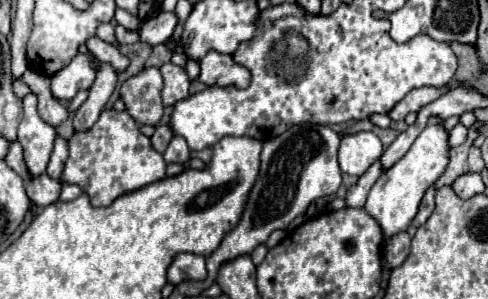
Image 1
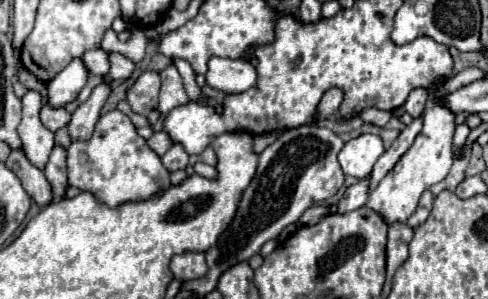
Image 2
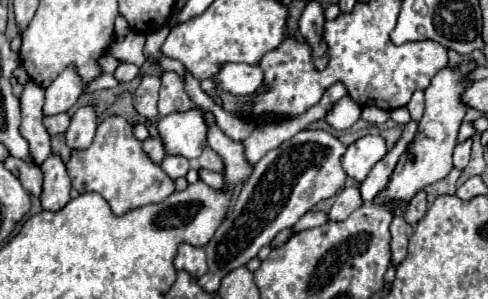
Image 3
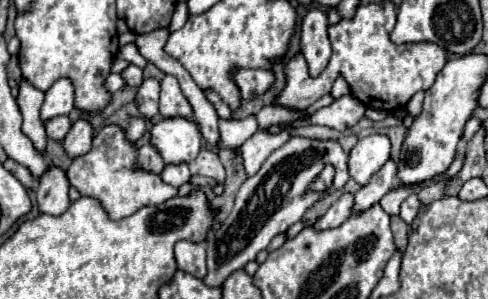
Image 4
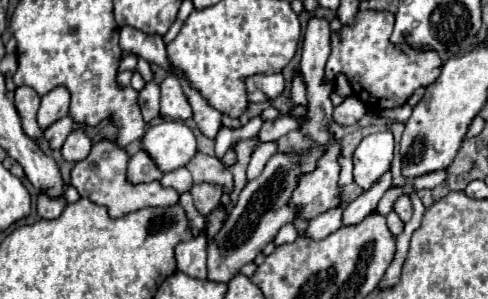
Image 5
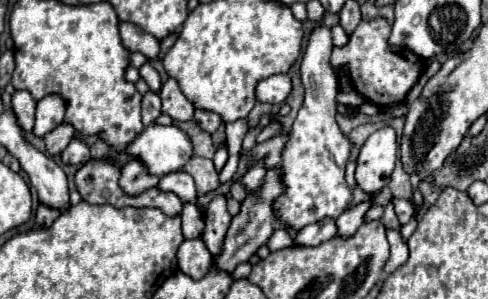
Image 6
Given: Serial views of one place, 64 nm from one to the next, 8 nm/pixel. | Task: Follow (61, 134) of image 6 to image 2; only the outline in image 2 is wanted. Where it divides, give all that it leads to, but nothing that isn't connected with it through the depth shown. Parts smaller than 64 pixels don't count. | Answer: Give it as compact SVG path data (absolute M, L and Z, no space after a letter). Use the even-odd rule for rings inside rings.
M44 102L44 106L42 106L42 112L40 112L40 118L42 118L42 124L48 128L48 130L52 130L52 132L56 132L56 130L60 130L60 128L64 128L68 122L70 122L70 112L66 112L64 108L48 108L48 104Z

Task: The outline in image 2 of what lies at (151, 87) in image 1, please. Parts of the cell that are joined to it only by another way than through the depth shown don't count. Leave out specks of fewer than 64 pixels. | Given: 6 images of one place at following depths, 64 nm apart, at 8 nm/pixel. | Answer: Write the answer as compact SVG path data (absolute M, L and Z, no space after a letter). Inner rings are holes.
M146 70L128 90L128 104L132 106L134 112L146 116L150 124L154 124L160 116L158 92L160 92L160 74L154 70Z

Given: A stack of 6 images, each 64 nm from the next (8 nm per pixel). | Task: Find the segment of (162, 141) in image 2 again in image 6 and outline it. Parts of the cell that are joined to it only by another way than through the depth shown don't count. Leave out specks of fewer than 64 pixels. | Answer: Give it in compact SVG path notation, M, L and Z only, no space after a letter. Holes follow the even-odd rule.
M130 160L120 174L120 188L124 190L124 194L128 196L138 196L142 192L146 192L148 188L158 186L158 176L148 176L148 172L144 172L144 164L140 164L138 160Z

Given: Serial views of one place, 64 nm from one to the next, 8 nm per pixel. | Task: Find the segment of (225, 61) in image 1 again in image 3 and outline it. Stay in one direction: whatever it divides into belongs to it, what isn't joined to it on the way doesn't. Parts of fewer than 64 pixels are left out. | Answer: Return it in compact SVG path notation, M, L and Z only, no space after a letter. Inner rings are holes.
M224 64L214 78L216 86L236 96L250 96L264 84L264 72L260 66L250 64Z

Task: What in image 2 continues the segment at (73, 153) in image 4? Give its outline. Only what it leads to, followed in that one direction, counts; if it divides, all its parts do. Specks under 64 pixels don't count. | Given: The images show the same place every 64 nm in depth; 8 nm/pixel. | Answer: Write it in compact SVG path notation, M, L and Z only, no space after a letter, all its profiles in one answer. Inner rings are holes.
M106 78L104 84L96 86L92 96L78 106L78 110L72 114L72 120L68 124L68 134L70 134L70 140L76 142L76 140L90 140L92 138L92 132L94 132L94 126L100 118L100 110L110 94L110 78Z

